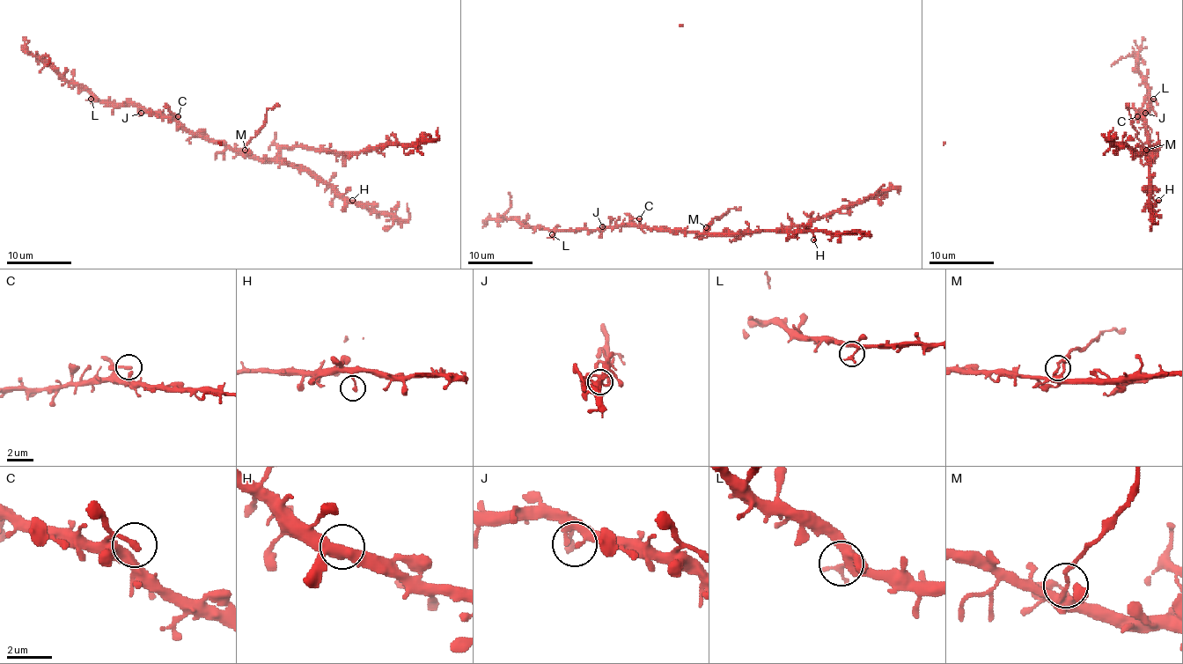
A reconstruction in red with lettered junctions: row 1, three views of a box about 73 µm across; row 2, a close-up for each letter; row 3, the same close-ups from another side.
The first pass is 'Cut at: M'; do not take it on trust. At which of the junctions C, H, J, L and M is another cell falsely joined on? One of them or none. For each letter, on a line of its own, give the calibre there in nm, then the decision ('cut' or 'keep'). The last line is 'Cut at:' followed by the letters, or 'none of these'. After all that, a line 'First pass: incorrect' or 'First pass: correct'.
C: 190 nm | keep
H: 220 nm | keep
J: 200 nm | keep
L: 260 nm | keep
M: 160 nm | cut
Cut at: M
First pass: correct

